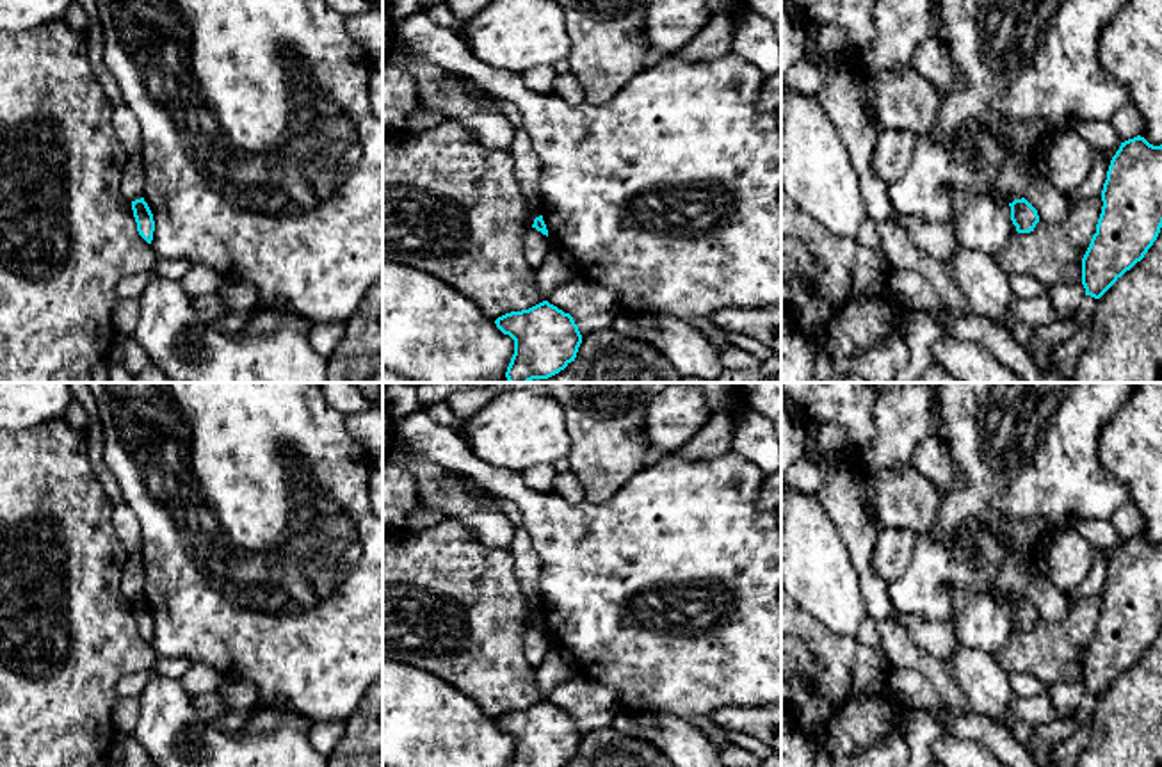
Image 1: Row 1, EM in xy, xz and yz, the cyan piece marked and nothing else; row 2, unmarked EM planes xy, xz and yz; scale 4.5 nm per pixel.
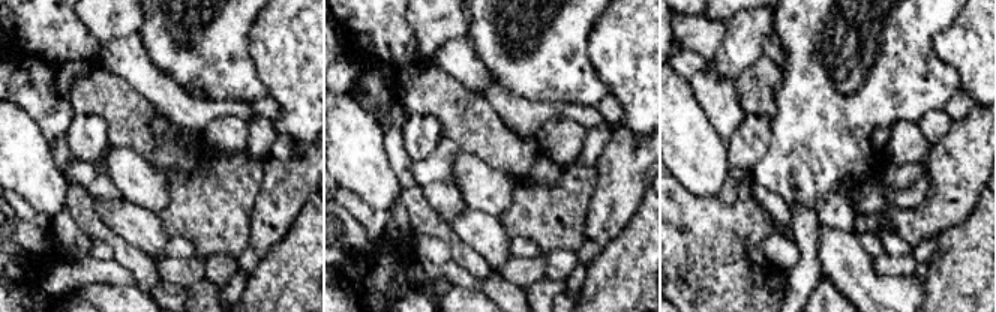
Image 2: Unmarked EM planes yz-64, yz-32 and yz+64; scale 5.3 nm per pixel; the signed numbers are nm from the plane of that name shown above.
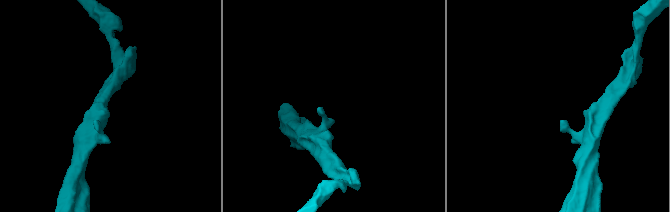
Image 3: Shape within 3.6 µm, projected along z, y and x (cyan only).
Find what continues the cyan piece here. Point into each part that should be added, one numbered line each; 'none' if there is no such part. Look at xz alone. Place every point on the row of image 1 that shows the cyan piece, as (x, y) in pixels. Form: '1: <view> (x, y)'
none

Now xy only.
none

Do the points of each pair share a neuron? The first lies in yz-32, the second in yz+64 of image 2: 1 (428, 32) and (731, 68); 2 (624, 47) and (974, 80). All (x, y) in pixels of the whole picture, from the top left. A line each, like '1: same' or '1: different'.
1: same
2: same

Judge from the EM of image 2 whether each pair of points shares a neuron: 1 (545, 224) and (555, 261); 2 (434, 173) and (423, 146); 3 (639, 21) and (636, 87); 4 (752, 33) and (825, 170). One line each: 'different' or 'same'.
1: different
2: different
3: same
4: different

